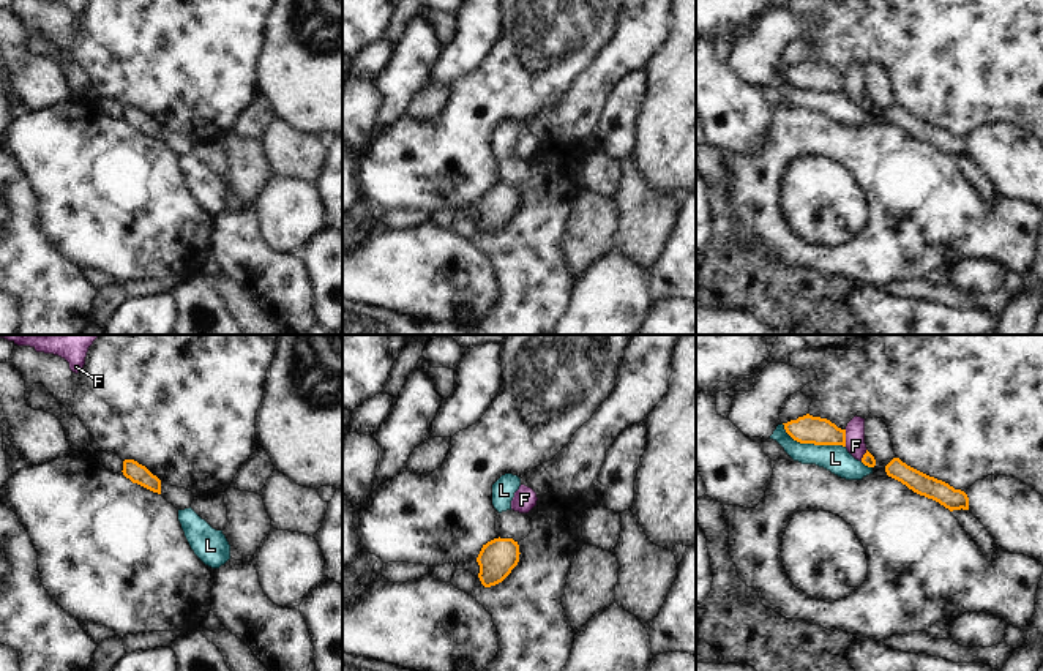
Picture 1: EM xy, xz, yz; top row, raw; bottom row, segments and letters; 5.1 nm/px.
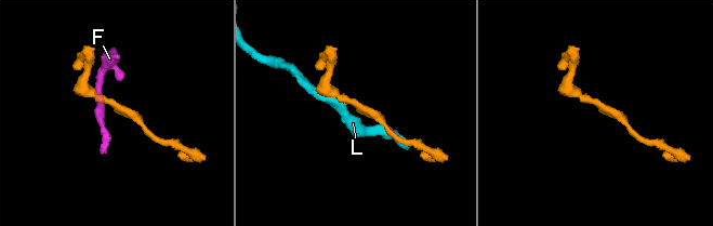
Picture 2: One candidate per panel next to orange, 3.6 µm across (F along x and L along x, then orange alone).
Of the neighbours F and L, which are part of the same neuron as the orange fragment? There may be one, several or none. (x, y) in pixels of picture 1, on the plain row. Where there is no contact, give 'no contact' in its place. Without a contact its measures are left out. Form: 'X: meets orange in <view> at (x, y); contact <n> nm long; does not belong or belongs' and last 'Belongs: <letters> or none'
F: meets orange in yz at (844, 84); contact 90 nm long; does not belong
L: meets orange in yz at (811, 89); contact 340 nm long; does not belong
Belongs: none

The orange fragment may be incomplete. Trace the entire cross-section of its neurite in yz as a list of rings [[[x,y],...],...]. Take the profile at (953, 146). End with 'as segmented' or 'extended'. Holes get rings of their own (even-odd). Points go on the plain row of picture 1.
[[[893,104],[887,112],[885,118],[888,123],[901,128],[914,139],[933,145],[948,155],[953,156],[969,156],[969,144],[964,137],[955,136],[948,129],[929,123],[906,109],[899,104]]]; as segmented

